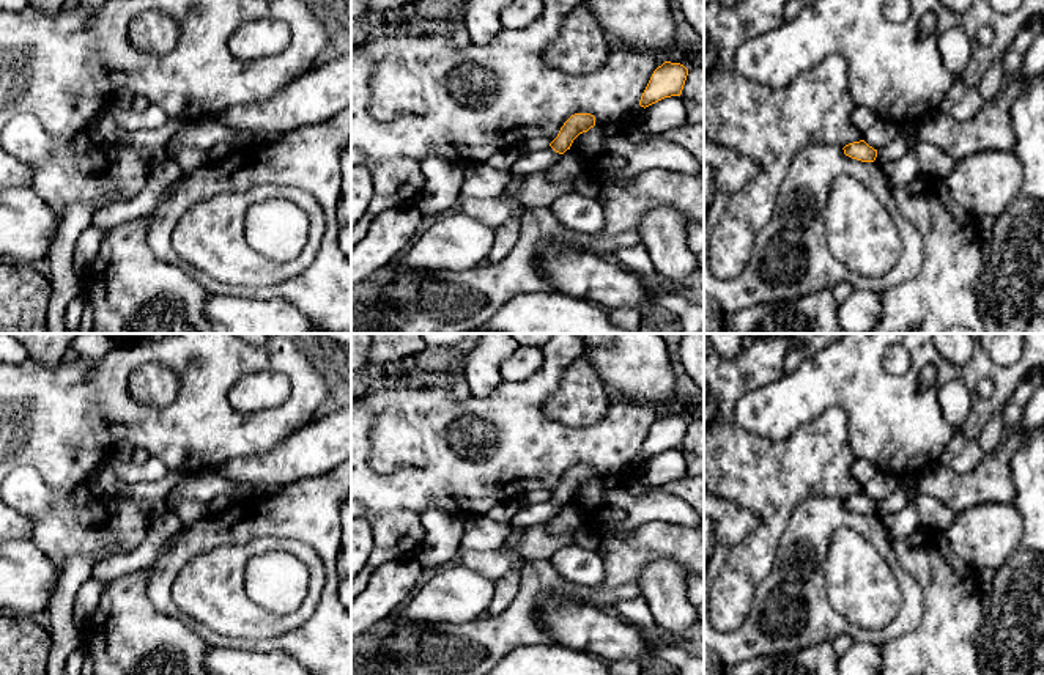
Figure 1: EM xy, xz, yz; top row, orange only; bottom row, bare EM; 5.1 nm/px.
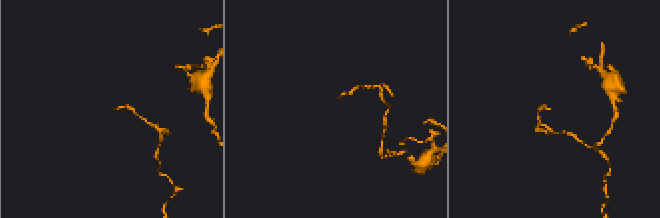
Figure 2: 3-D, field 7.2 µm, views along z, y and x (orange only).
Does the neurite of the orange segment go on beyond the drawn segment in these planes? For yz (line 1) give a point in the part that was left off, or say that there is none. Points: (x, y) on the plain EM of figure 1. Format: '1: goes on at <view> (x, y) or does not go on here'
1: does not go on here

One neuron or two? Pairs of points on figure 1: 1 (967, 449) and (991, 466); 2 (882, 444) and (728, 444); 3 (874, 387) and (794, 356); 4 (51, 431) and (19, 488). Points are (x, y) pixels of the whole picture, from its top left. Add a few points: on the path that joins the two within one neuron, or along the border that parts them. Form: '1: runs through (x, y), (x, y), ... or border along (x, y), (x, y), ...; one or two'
1: border along (986, 453), (969, 472), (955, 472), (945, 466); two
2: border along (841, 408), (846, 416), (847, 442), (855, 457); two
3: border along (824, 350), (786, 373); two
4: border along (16, 466), (32, 466), (48, 485), (60, 491); two

